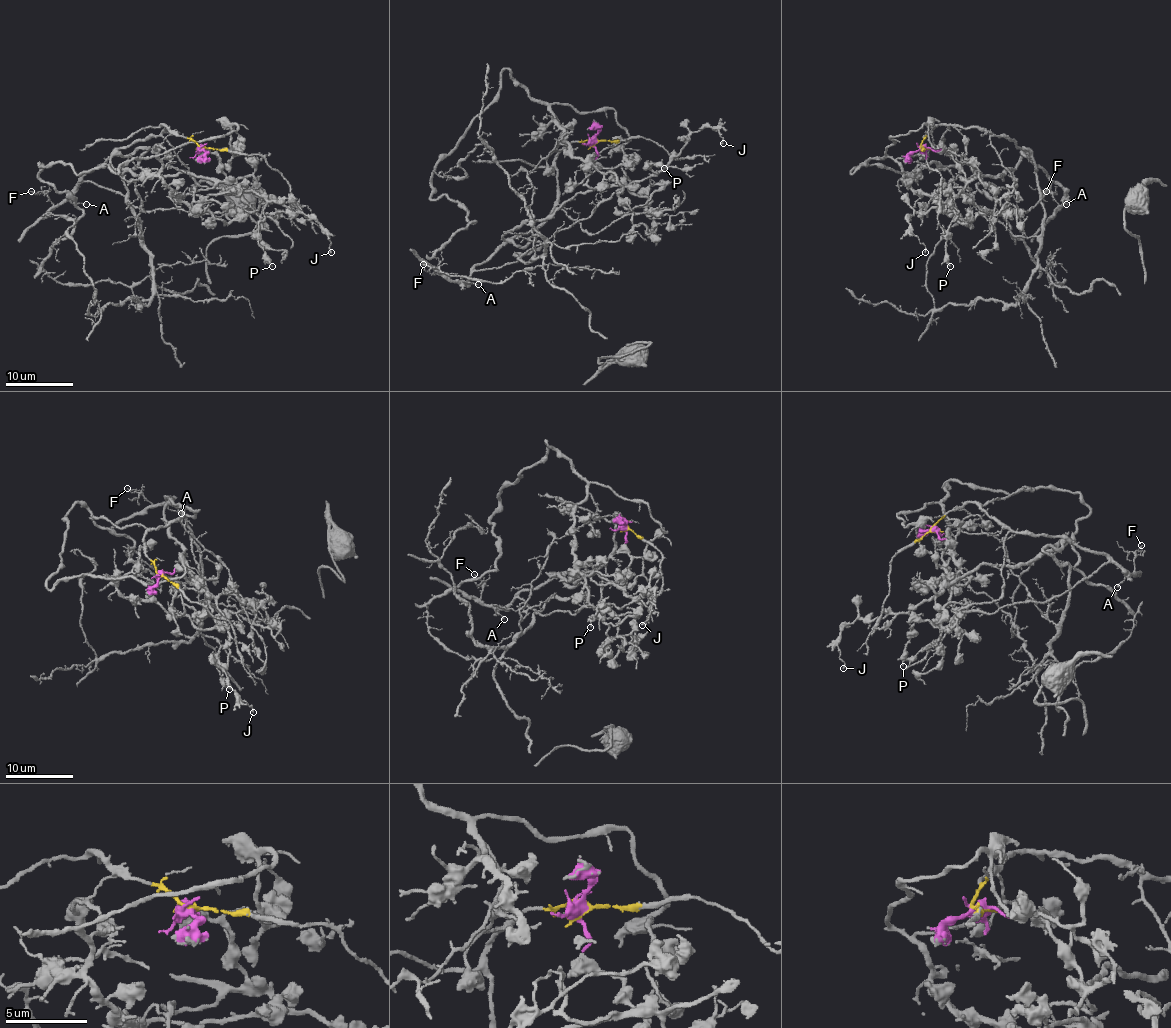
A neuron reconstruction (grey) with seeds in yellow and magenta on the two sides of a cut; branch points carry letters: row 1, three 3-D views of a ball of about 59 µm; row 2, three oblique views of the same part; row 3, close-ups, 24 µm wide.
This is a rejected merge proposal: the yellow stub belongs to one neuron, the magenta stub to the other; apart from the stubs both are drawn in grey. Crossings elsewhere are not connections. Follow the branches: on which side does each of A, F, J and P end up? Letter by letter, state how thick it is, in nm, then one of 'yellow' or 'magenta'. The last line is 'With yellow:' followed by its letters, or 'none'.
A: calibre 110 nm; yellow
F: calibre 120 nm; yellow
J: calibre 140 nm; magenta
P: calibre 140 nm; magenta
With yellow: A, F

